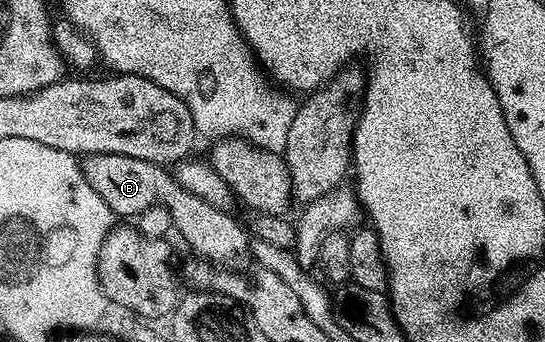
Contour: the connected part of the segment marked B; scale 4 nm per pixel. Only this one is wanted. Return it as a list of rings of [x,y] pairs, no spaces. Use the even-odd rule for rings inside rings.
[[[89,153],[79,162],[79,167],[84,173],[84,177],[90,183],[90,187],[94,187],[94,191],[98,191],[98,195],[102,195],[102,199],[112,209],[113,214],[120,219],[135,219],[140,216],[142,211],[146,211],[156,204],[167,207],[172,216],[172,223],[175,232],[180,232],[180,237],[193,249],[199,258],[205,259],[216,267],[228,267],[231,261],[239,259],[243,253],[247,254],[250,249],[250,237],[244,234],[244,229],[235,221],[229,212],[214,207],[210,203],[206,203],[204,199],[198,195],[194,195],[190,191],[186,191],[186,187],[182,187],[180,182],[167,168],[161,165],[155,165],[152,161],[143,161],[137,157],[130,155],[118,155],[117,153]]]

